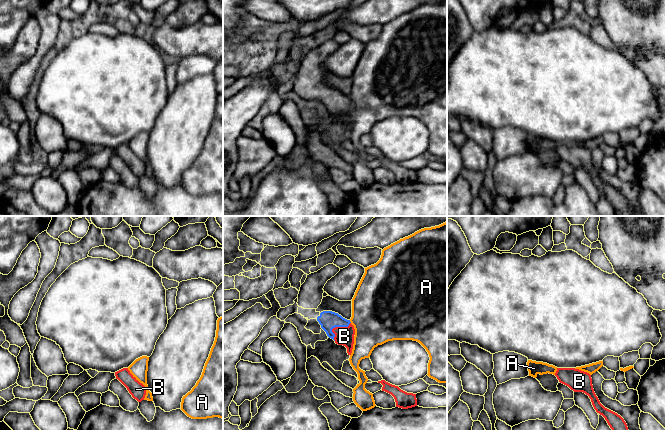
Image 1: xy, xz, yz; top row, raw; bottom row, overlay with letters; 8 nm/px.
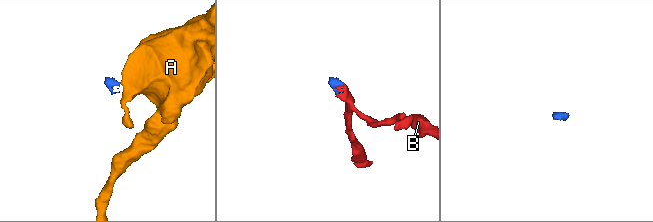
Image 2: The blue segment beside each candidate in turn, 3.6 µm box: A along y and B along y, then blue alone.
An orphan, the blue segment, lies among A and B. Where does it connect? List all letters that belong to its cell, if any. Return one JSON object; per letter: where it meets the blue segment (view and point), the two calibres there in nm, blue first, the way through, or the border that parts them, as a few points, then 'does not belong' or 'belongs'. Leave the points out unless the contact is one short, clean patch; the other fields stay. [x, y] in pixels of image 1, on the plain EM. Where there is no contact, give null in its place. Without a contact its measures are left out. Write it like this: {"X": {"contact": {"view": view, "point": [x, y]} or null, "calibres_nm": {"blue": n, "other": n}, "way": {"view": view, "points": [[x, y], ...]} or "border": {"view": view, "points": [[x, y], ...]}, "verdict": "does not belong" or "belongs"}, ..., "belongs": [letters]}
{"A": {"contact": {"view": "xz", "point": [349, 97]}, "calibres_nm": {"blue": 150, "other": 440}, "verdict": "does not belong"}, "B": {"contact": {"view": "xz", "point": [336, 102]}, "calibres_nm": {"blue": 150, "other": 150}, "way": {"view": "xz", "points": [[328, 96], [336, 102], [344, 112]]}, "verdict": "belongs"}, "belongs": ["B"]}

